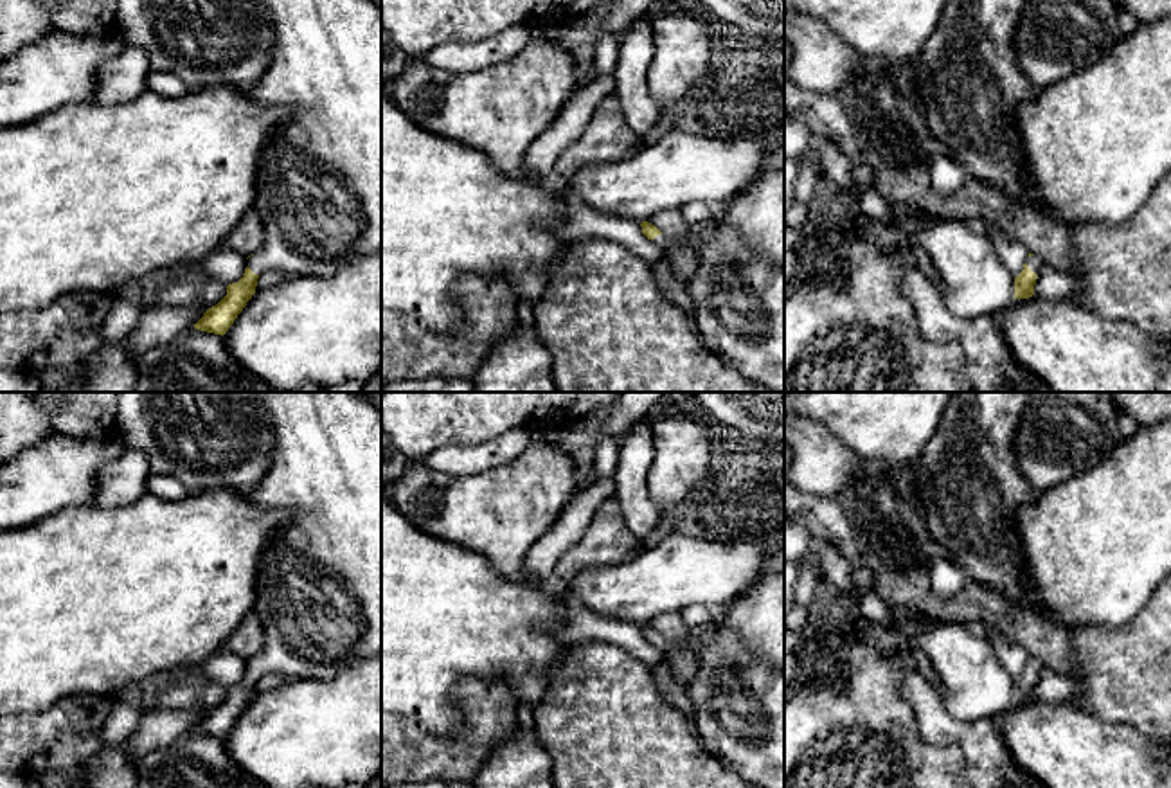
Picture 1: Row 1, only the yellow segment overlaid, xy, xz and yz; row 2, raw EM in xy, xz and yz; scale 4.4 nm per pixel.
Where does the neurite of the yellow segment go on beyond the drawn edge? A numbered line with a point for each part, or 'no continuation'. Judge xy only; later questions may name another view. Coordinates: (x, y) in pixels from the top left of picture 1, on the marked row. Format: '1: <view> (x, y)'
1: xy (319, 184)

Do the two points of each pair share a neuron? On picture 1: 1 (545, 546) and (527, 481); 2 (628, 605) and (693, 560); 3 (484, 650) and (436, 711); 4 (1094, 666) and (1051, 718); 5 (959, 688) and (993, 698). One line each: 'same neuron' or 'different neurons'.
1: different neurons
2: same neuron
3: same neuron
4: different neurons
5: same neuron

